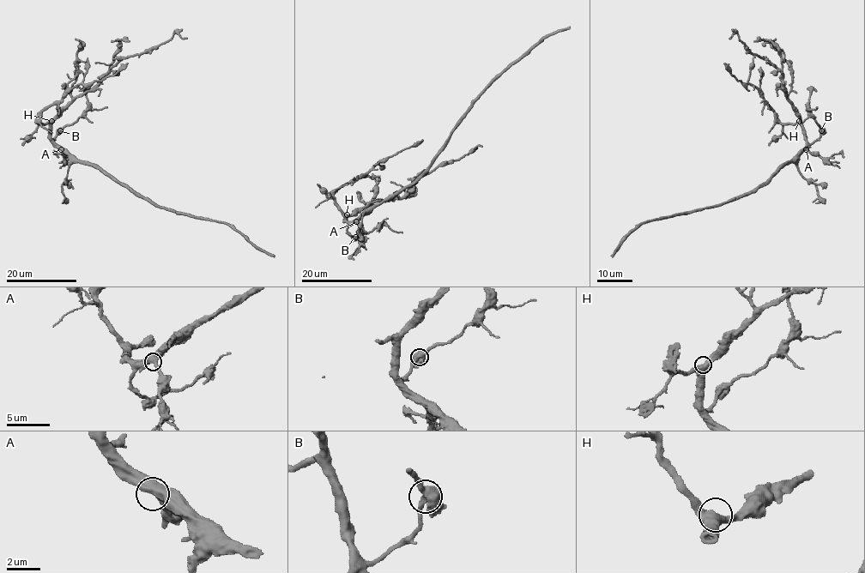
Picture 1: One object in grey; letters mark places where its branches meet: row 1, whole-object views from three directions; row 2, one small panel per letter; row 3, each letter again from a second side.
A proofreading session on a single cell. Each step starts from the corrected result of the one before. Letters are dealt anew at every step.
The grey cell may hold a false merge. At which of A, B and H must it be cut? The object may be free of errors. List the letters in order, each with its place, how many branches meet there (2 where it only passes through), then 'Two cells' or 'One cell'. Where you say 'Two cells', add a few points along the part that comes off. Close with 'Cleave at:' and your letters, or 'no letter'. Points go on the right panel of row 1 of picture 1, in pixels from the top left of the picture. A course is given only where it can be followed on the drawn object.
A: Place: (806, 149). Branches: 3. One cell
B: Place: (821, 130). Branches: 3. One cell
H: Place: (799, 121). Branches: 3. One cell
Cleave at: no letter

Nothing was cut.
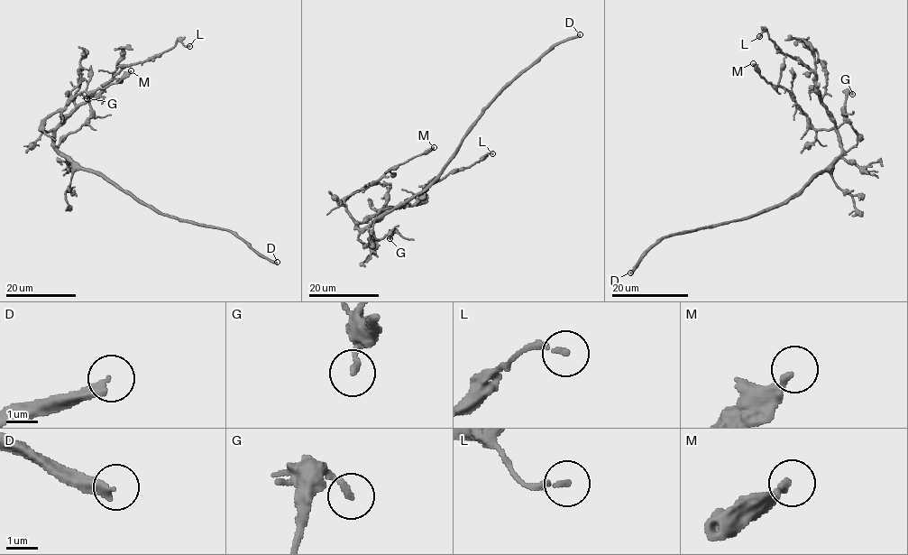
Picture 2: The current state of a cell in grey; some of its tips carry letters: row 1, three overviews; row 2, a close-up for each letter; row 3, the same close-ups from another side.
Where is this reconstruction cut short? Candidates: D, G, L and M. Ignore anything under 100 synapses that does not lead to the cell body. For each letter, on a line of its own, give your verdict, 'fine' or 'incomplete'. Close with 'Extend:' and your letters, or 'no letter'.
D: incomplete
G: fine
L: fine
M: fine
Extend: D

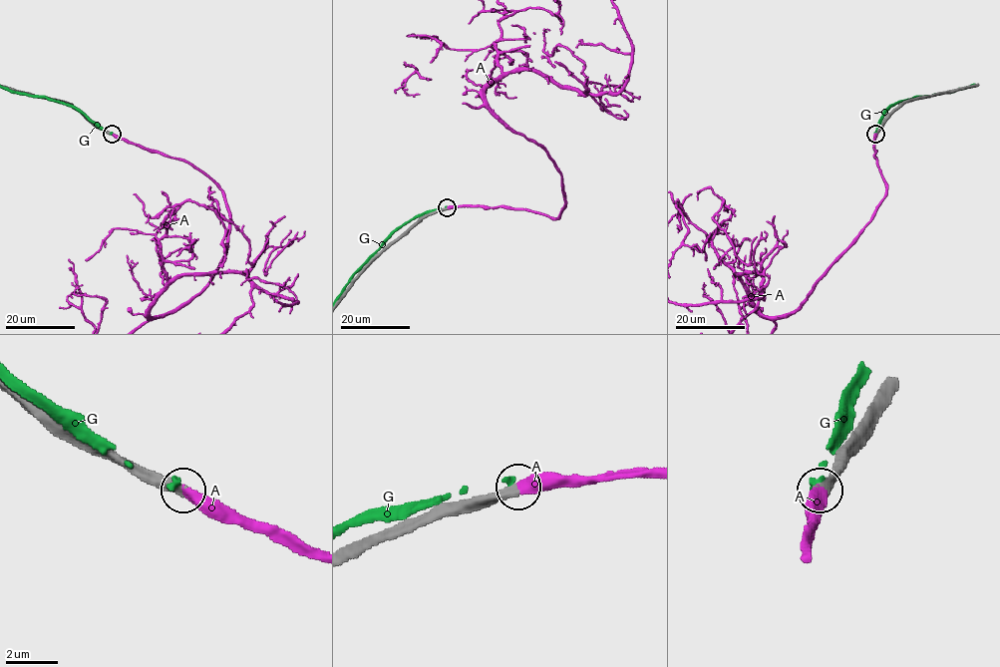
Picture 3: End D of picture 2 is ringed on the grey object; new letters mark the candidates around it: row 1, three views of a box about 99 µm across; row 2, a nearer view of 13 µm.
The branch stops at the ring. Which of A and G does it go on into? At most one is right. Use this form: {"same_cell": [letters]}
{"same_cell": ["A"]}

